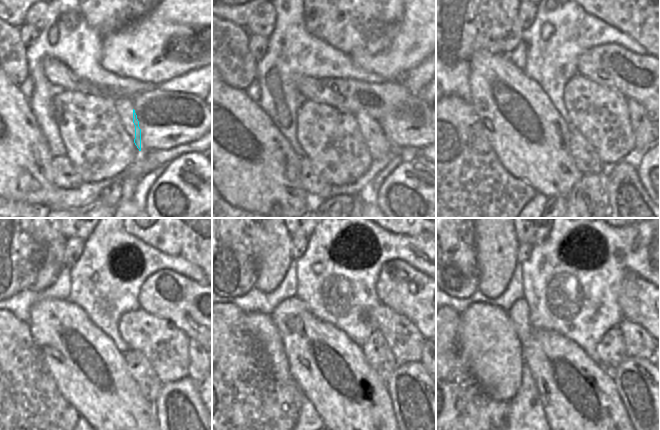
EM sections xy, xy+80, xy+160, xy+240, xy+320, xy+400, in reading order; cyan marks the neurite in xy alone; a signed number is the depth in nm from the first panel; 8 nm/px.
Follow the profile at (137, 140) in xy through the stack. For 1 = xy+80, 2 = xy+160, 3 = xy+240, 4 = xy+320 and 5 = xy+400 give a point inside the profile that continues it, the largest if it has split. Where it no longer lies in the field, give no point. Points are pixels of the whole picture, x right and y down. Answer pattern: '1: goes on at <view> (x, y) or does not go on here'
1: goes on at xy+80 (379, 147)
2: goes on at xy+160 (612, 137)
3: goes on at xy+240 (168, 353)
4: goes on at xy+320 (406, 342)
5: goes on at xy+400 (639, 343)

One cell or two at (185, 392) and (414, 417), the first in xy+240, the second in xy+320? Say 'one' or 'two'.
one

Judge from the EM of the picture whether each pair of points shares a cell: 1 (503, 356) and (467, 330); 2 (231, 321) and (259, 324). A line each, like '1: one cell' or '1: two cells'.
1: one cell
2: two cells

